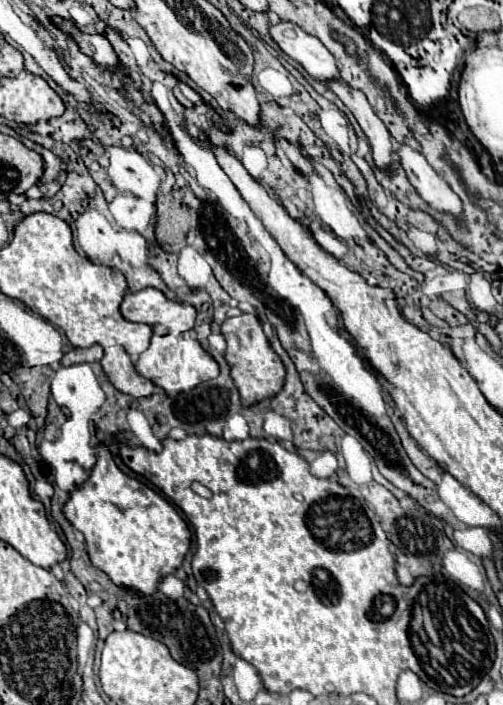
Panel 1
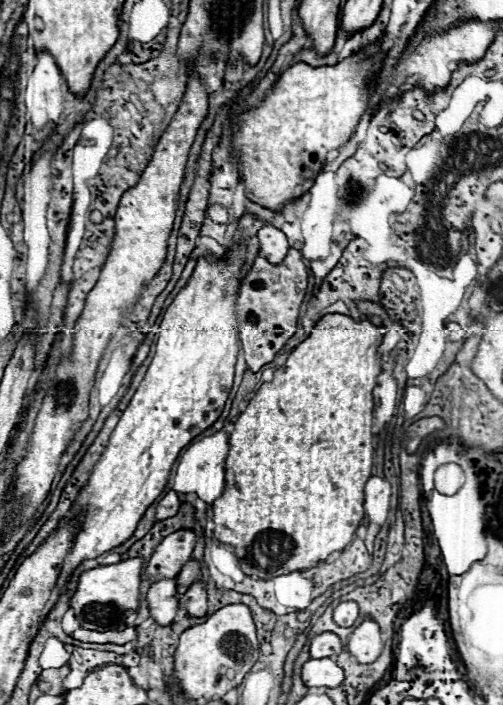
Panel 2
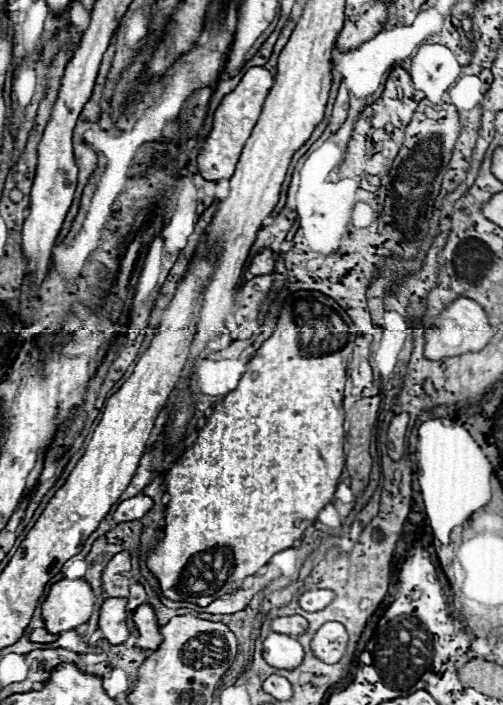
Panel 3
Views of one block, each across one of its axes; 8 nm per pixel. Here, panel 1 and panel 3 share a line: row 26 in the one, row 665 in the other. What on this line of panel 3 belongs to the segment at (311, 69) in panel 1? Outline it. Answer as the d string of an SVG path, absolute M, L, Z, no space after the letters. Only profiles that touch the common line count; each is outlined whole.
M272 632L266 640L264 640L264 652L262 652L264 660L278 670L290 670L290 668L298 668L298 664L302 664L304 660L304 648L296 638L290 636L282 636Z

